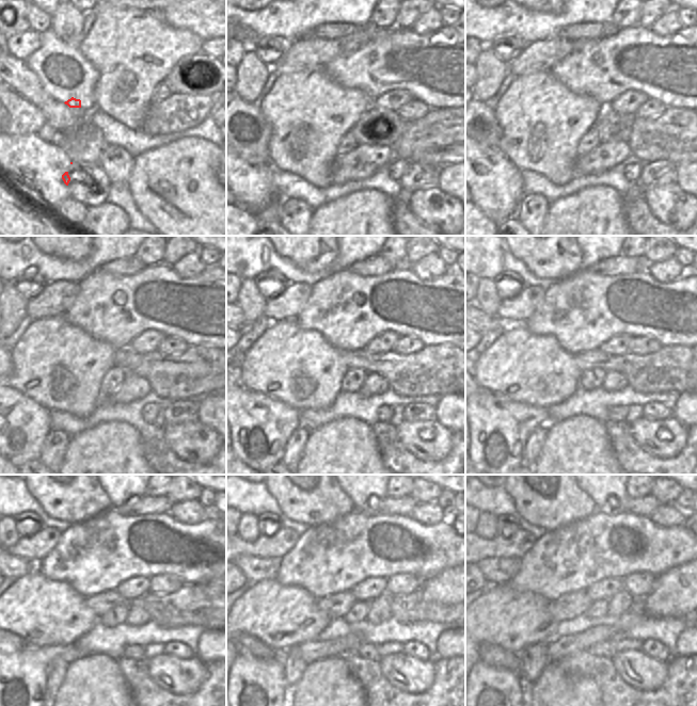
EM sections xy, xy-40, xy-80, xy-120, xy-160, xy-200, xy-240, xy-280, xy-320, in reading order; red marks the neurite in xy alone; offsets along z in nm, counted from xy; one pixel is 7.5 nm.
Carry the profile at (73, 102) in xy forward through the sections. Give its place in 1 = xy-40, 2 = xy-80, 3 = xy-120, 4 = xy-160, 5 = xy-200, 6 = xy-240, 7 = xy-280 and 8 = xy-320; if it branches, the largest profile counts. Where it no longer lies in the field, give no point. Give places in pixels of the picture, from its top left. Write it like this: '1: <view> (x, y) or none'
1: xy-40 (305, 131)
2: xy-80 (540, 134)
3: xy-120 (61, 373)
4: xy-160 (305, 371)
5: xy-200 (536, 370)
6: xy-240 (41, 611)
7: xy-280 (281, 616)
8: xy-320 (512, 620)

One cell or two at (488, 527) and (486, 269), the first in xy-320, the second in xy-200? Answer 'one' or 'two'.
two

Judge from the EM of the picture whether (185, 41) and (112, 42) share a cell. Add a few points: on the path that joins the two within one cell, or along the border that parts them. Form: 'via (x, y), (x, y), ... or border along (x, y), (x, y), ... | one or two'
via (167, 39), (161, 34), (130, 34) | one

